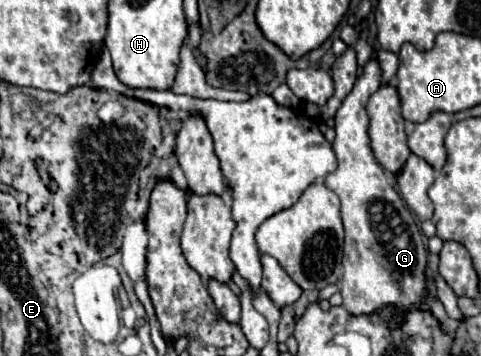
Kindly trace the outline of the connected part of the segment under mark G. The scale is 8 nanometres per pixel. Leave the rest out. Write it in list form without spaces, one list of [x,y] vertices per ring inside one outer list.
[[[372,53],[370,61],[364,65],[362,75],[358,77],[354,89],[346,95],[342,101],[338,113],[336,113],[336,139],[332,143],[334,153],[338,157],[338,169],[328,173],[324,177],[324,185],[332,189],[342,203],[342,221],[346,229],[346,239],[344,239],[344,277],[340,281],[340,293],[344,297],[344,309],[352,315],[372,315],[380,313],[384,307],[394,307],[396,315],[388,319],[390,329],[398,329],[404,323],[406,313],[410,311],[424,311],[428,309],[424,303],[424,297],[428,297],[428,287],[426,287],[426,263],[428,263],[428,249],[422,239],[422,231],[418,227],[416,217],[410,213],[410,209],[404,205],[402,197],[396,193],[396,189],[388,183],[384,169],[378,165],[378,161],[372,155],[370,141],[368,141],[368,115],[366,115],[366,103],[376,89],[382,85],[382,69],[378,65],[376,53]]]

